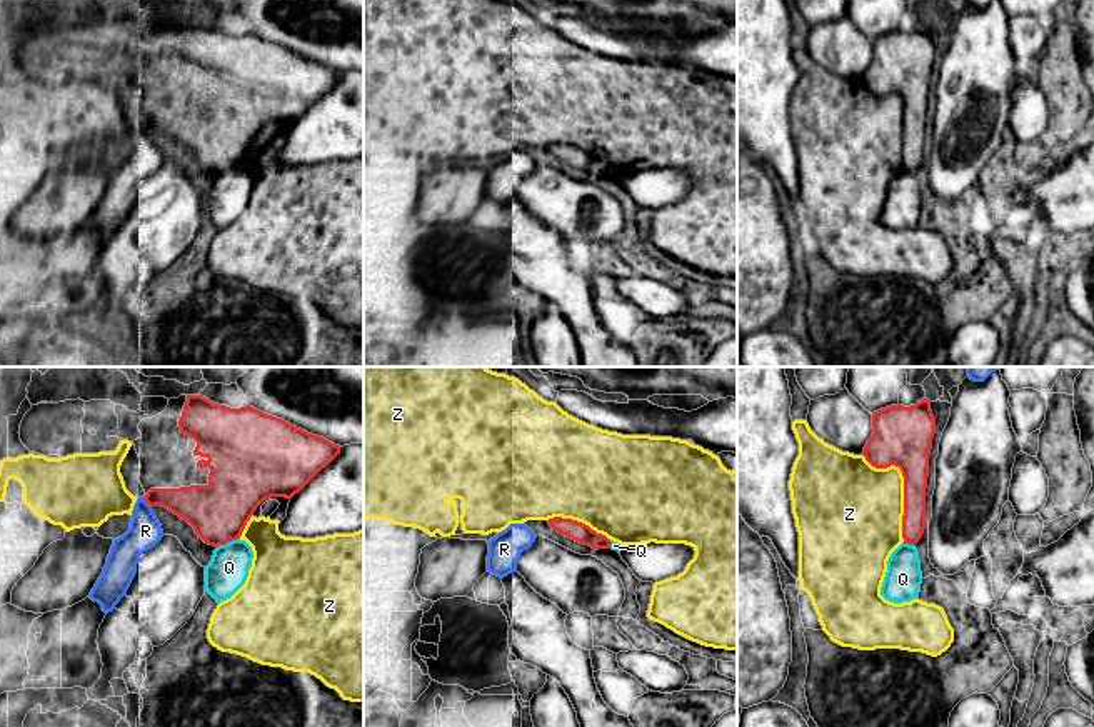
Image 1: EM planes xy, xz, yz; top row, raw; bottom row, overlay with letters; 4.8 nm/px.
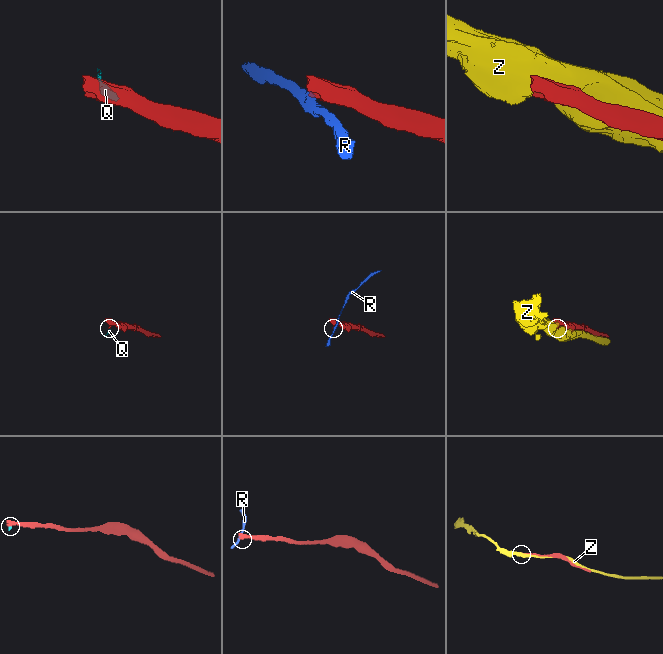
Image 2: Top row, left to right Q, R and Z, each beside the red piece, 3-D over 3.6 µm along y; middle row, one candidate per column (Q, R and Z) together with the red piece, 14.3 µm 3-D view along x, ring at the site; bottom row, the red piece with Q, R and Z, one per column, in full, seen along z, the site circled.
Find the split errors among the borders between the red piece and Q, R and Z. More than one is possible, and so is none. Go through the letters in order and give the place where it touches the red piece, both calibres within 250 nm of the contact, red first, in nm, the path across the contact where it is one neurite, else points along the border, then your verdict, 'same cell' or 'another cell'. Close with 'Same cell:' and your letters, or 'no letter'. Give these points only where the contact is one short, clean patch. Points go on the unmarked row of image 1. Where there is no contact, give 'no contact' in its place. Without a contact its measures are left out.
Q: contact xy (227, 169); calibres 280 and 190 nm; border xy (239, 164), (217, 174); another cell
R: contact xy (145, 127); calibres 190 and 160 nm; another cell
Z: contact yz (904, 112); calibres 280 and 420 nm; another cell
Same cell: no letter

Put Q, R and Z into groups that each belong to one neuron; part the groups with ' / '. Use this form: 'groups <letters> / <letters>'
groups Q / R / Z

